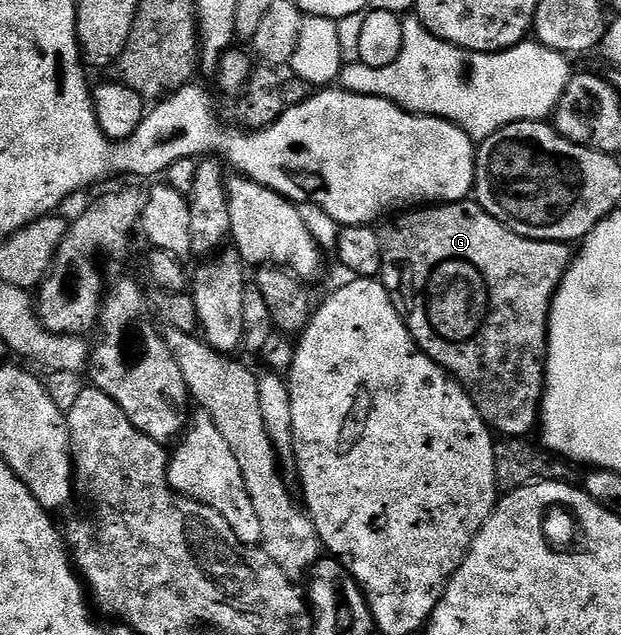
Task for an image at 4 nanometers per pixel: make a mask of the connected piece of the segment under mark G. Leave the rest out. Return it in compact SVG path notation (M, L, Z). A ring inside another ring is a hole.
M474 199L435 203L430 207L415 207L410 211L400 212L396 217L399 217L396 221L388 220L386 222L388 225L378 230L383 268L381 280L389 291L389 299L393 307L397 307L397 315L401 315L405 327L419 346L419 352L433 359L459 382L459 386L469 395L473 407L477 407L485 424L496 434L504 438L526 438L529 435L527 433L533 432L534 429L536 432L541 421L543 391L547 383L547 324L551 318L551 300L555 298L563 276L567 274L567 269L571 265L572 246L562 241L534 241L517 235L509 231L509 227L497 223L497 219L486 213Z

